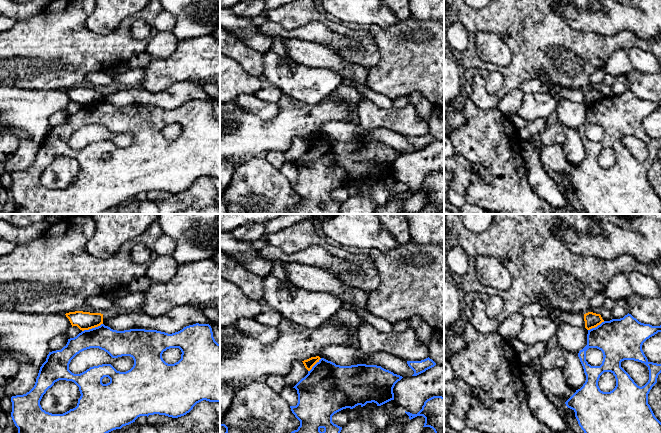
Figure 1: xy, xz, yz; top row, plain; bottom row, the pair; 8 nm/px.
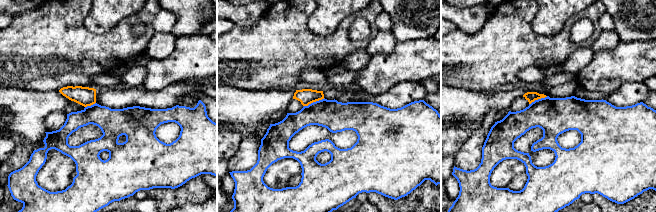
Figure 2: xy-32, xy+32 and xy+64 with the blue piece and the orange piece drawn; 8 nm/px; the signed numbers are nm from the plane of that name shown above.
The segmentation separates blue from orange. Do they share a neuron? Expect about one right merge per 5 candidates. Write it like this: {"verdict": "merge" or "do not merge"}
{"verdict": "do not merge"}

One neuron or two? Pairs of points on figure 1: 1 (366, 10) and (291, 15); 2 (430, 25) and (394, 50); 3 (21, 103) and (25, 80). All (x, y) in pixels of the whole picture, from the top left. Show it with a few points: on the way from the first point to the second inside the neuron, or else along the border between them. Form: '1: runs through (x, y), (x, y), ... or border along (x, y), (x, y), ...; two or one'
1: border along (321, 10), (338, 22); two
2: runs through (418, 25), (404, 27), (399, 31), (396, 38); one
3: border along (10, 86), (26, 89), (44, 89), (47, 91); two

